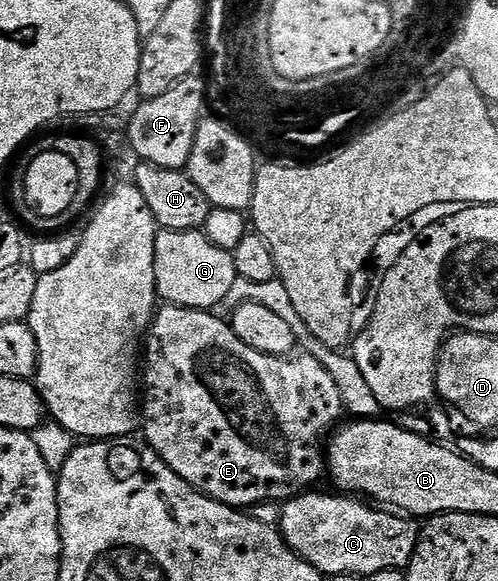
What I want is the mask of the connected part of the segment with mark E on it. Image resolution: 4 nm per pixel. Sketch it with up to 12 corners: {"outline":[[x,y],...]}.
{"outline":[[159,307],[140,432],[239,510],[327,471],[344,411],[305,354]]}

